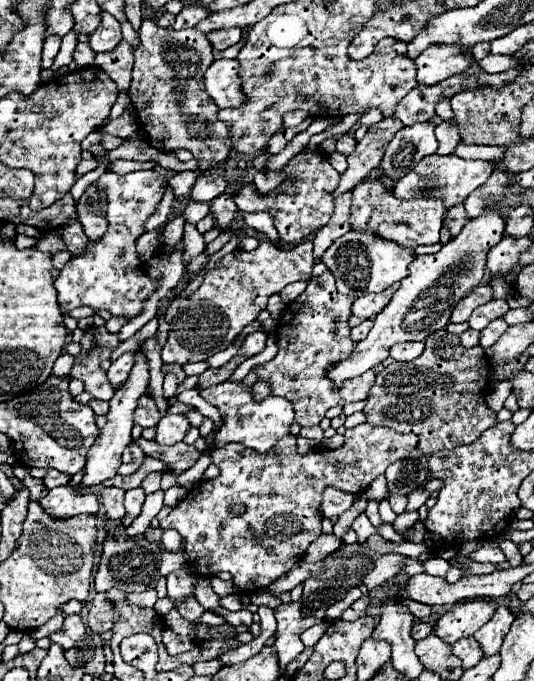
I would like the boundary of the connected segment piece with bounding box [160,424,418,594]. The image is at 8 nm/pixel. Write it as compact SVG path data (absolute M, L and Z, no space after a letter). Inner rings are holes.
M360 424L344 432L344 446L338 450L316 450L300 456L296 452L296 438L288 436L278 440L278 444L266 452L250 452L250 448L242 444L226 444L222 448L210 448L210 456L222 474L214 480L202 480L192 486L188 496L172 508L168 518L160 520L162 528L174 528L184 538L184 552L190 562L190 570L196 576L214 576L218 572L230 572L236 580L240 592L248 594L260 588L266 588L270 582L288 574L294 564L304 558L306 548L314 542L320 532L320 502L322 490L326 486L336 486L350 494L362 494L368 484L386 472L390 464L396 460L404 460L416 444L418 436L414 434L398 434L386 426L374 428L370 424ZM232 502L240 502L246 506L244 514L232 512Z

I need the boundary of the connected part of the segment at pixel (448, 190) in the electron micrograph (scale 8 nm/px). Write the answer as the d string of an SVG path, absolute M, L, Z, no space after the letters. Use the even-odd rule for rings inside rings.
M454 154L426 156L426 160L418 162L418 168L410 170L406 176L402 176L396 182L394 196L396 198L412 198L412 196L422 192L428 196L442 198L446 208L450 208L458 202L464 202L472 190L476 190L480 184L484 184L490 178L492 170L494 170L494 162L488 162L488 160L464 160L464 158L458 158ZM426 190L430 190L430 192L426 192Z

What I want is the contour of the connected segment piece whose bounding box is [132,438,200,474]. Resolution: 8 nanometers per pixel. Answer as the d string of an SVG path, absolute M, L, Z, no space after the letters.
M134 438L132 442L138 444L144 450L144 454L166 462L174 474L188 470L200 458L200 450L194 444L186 442L178 442L174 446L160 446L154 440L144 440L144 438Z

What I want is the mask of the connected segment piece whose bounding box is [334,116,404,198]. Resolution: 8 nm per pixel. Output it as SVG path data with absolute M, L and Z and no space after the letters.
M390 116L368 128L366 136L356 144L354 154L348 156L348 170L340 176L340 184L334 192L334 198L352 190L354 184L360 184L374 168L380 166L388 142L402 126L404 124L398 118Z

